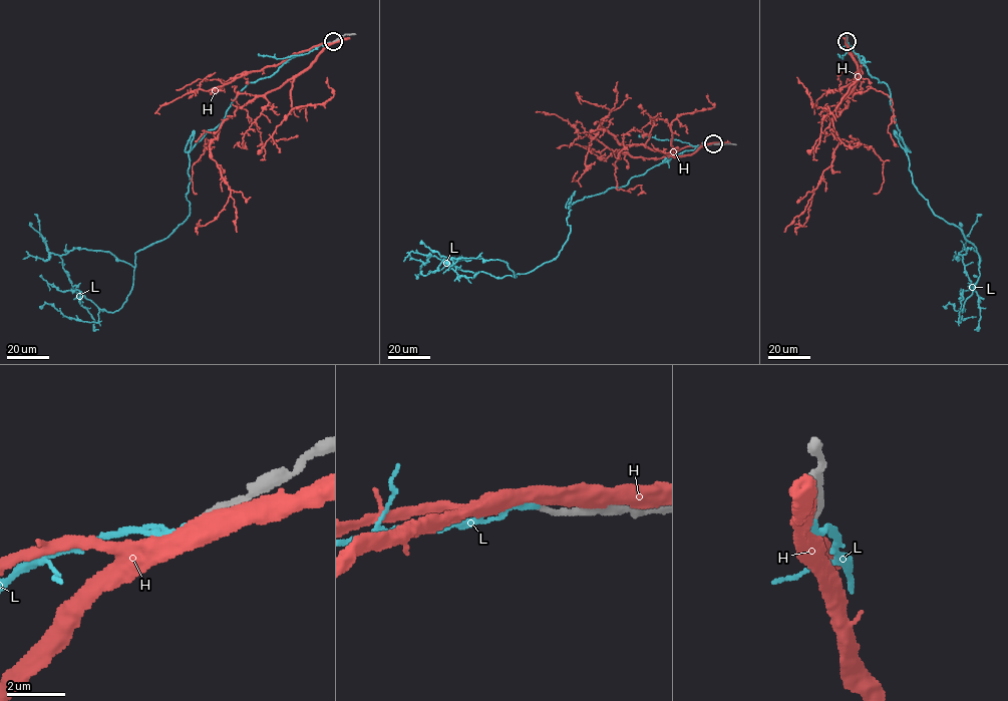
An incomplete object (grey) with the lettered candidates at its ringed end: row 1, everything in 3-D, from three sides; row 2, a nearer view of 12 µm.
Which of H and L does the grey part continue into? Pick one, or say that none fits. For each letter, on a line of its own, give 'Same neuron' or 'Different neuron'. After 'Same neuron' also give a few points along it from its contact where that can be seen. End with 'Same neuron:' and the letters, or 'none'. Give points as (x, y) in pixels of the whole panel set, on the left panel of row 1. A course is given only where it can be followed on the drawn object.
H: Different neuron
L: Same neuron. Its course: (333, 42), (248, 82), (186, 151), (194, 130), (190, 214), (134, 267), (60, 256), (98, 330)
Same neuron: L

